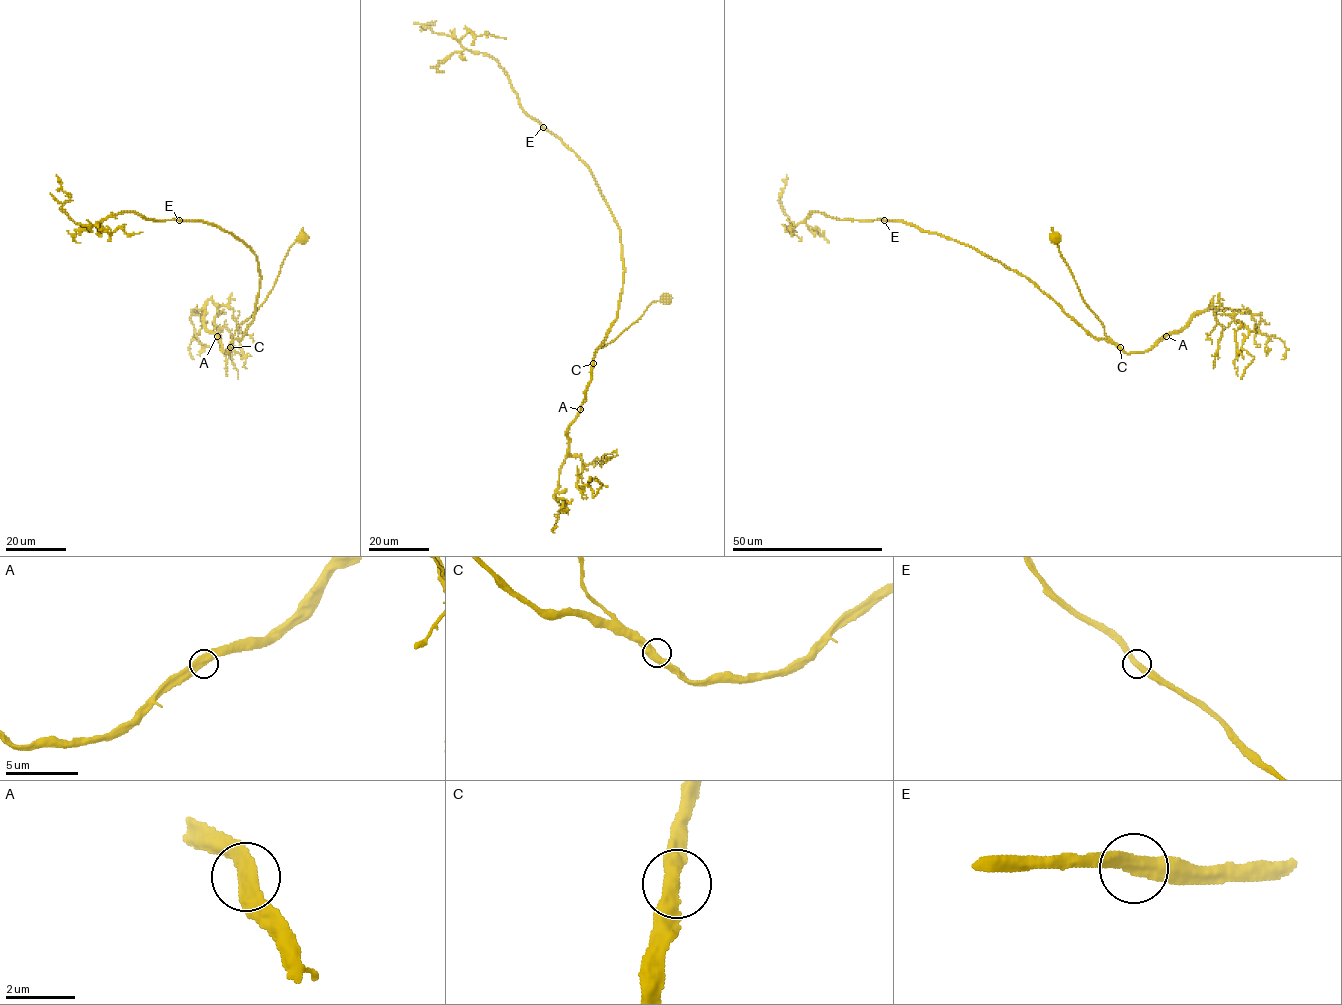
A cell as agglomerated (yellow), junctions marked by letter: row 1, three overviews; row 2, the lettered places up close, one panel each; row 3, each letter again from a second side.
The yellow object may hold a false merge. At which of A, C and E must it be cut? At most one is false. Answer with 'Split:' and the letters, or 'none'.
Split: none

